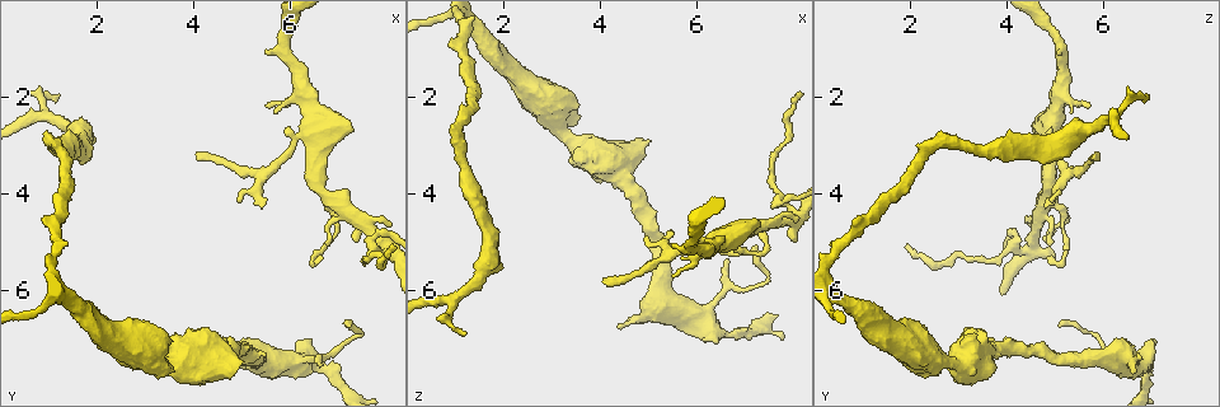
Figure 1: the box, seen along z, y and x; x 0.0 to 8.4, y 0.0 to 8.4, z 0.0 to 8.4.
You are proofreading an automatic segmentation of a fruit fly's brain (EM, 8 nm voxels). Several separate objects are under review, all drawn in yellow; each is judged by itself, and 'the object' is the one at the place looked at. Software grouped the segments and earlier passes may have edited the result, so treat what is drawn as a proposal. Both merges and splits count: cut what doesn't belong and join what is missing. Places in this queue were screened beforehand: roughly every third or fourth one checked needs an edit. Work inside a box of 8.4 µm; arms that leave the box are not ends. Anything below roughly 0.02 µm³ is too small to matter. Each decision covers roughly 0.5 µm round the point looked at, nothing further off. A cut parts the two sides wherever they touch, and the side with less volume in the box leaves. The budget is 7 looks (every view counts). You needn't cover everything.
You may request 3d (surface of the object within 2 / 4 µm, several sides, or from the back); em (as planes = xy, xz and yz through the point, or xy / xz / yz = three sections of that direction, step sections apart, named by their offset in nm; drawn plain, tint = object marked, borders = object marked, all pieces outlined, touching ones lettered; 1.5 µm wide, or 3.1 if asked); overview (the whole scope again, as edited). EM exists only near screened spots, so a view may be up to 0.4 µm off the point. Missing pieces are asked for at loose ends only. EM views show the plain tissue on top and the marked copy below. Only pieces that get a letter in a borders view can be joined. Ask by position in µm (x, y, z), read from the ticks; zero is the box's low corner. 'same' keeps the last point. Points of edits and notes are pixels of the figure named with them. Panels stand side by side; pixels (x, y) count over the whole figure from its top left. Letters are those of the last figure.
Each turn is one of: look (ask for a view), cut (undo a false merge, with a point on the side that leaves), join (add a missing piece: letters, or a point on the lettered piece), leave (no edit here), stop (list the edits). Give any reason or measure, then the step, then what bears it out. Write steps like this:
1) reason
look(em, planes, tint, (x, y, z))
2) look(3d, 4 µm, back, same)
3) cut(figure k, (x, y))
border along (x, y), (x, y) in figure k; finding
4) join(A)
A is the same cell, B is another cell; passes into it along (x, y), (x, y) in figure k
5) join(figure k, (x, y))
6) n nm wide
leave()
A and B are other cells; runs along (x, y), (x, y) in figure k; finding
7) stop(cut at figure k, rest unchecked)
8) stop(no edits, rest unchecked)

tapers out
look(3d, 4 µm, (4.05, 3.15, 5.80))

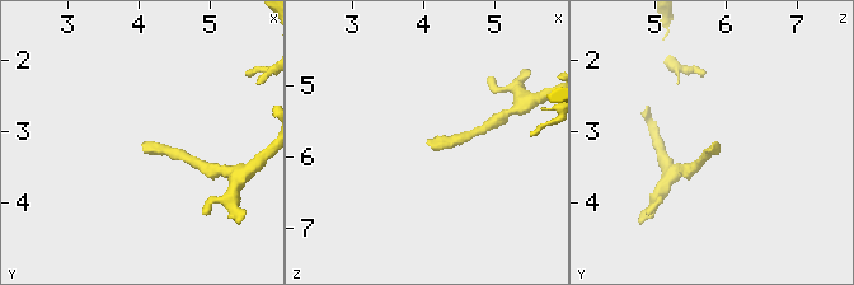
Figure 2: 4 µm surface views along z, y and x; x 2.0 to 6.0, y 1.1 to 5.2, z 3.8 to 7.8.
look(em, yz, step 8, borders, (4.05, 3.15, 5.80))

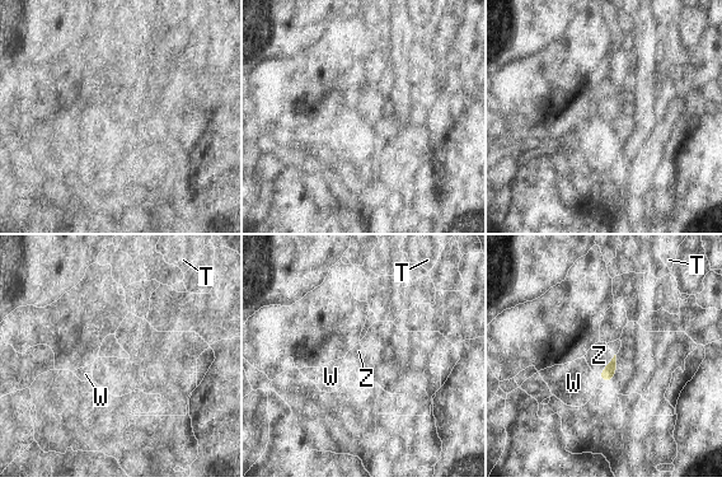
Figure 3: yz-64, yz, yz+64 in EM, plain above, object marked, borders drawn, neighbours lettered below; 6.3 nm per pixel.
look(em, planes, borders, same)

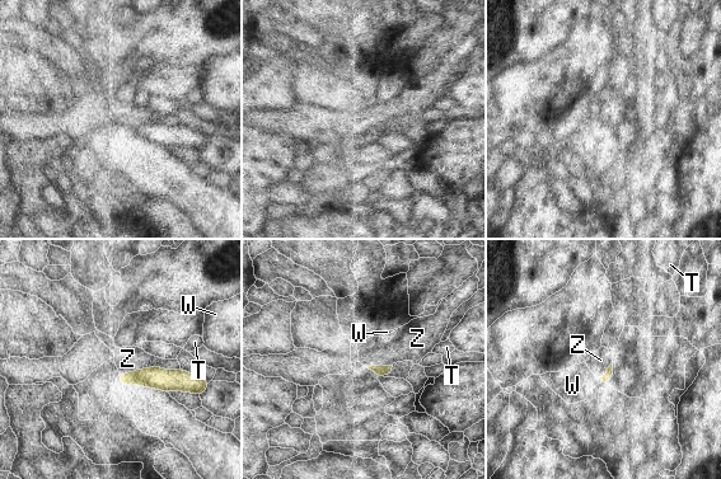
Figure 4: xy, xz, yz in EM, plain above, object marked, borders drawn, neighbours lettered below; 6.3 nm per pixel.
leave()
T, W and Z are other cells; runs along (122, 376), (193, 380) in figure 4; none of them fits

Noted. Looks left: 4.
look(em, planes, borders, (5.50, 2.15, 5.65))

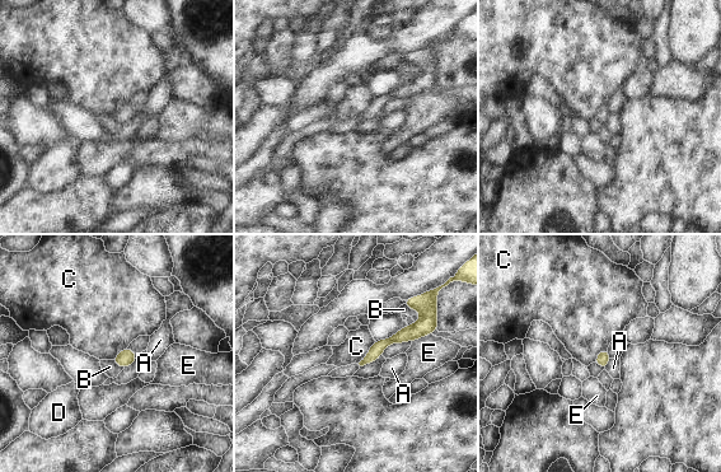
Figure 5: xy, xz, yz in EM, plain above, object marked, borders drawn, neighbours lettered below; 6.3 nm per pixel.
leave()
A, B, C, D and E are other cells; runs along (410, 303), (422, 321), (366, 360) in figure 5; none of them fits

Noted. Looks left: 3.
calibre changes
look(3d, 4 µm, back, (4.60, 7.10, 3.85))

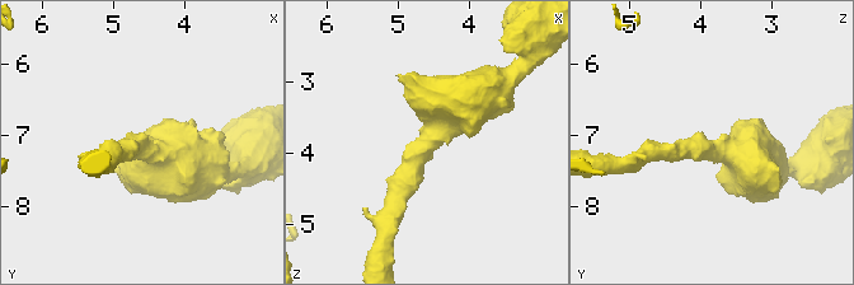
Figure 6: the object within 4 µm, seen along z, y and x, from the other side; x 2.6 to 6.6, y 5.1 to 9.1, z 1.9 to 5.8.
arms of 280, 750 nm
look(em, xz, step 8, borders, (4.65, 7.15, 3.90))

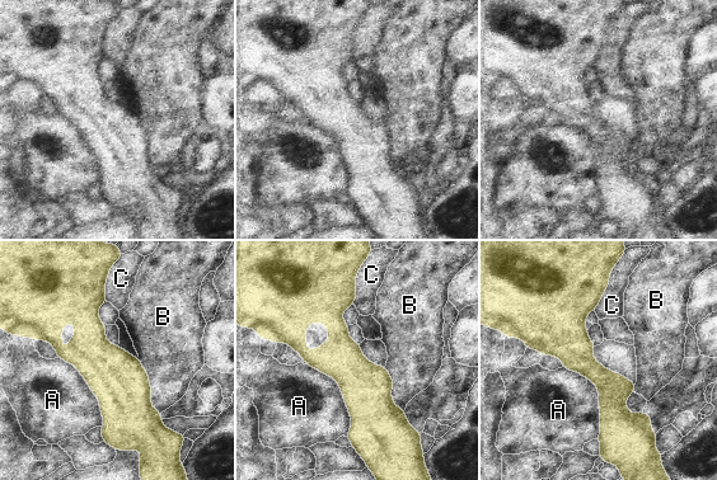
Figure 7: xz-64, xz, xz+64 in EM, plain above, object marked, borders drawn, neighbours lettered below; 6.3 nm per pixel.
leave()
A, B and C are other cells; runs along (95, 286), (108, 438) in figure 7; one cell here

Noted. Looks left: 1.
stop(no edits, rest unchecked)

